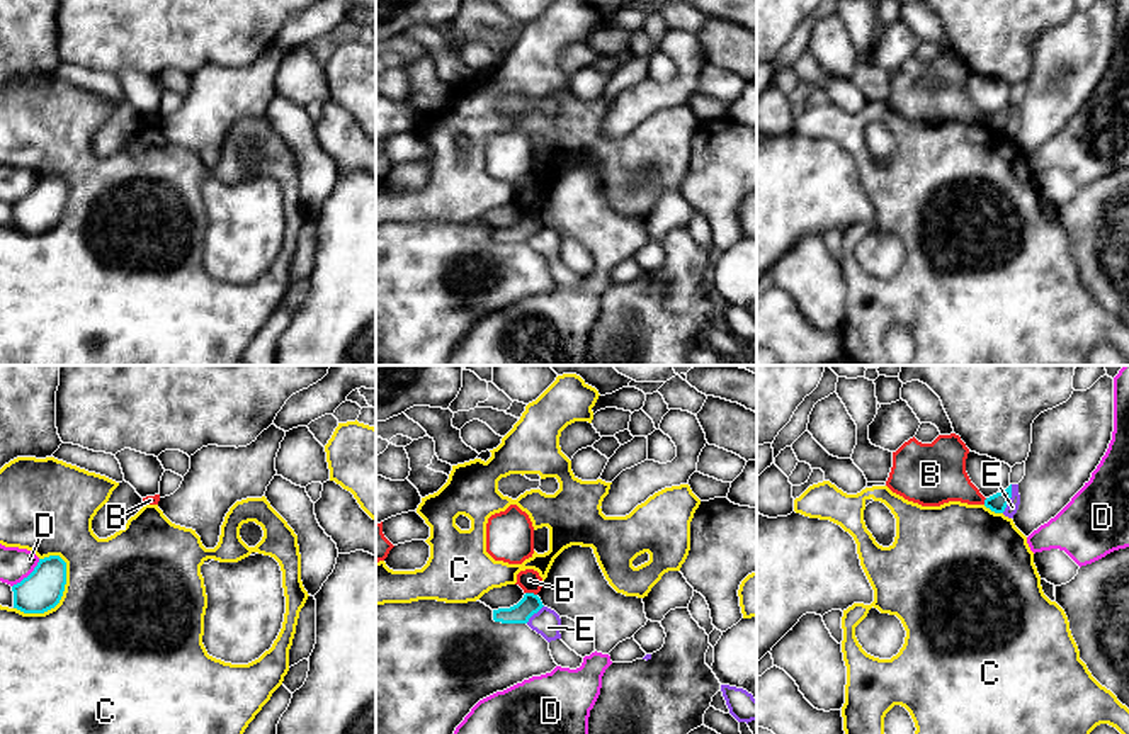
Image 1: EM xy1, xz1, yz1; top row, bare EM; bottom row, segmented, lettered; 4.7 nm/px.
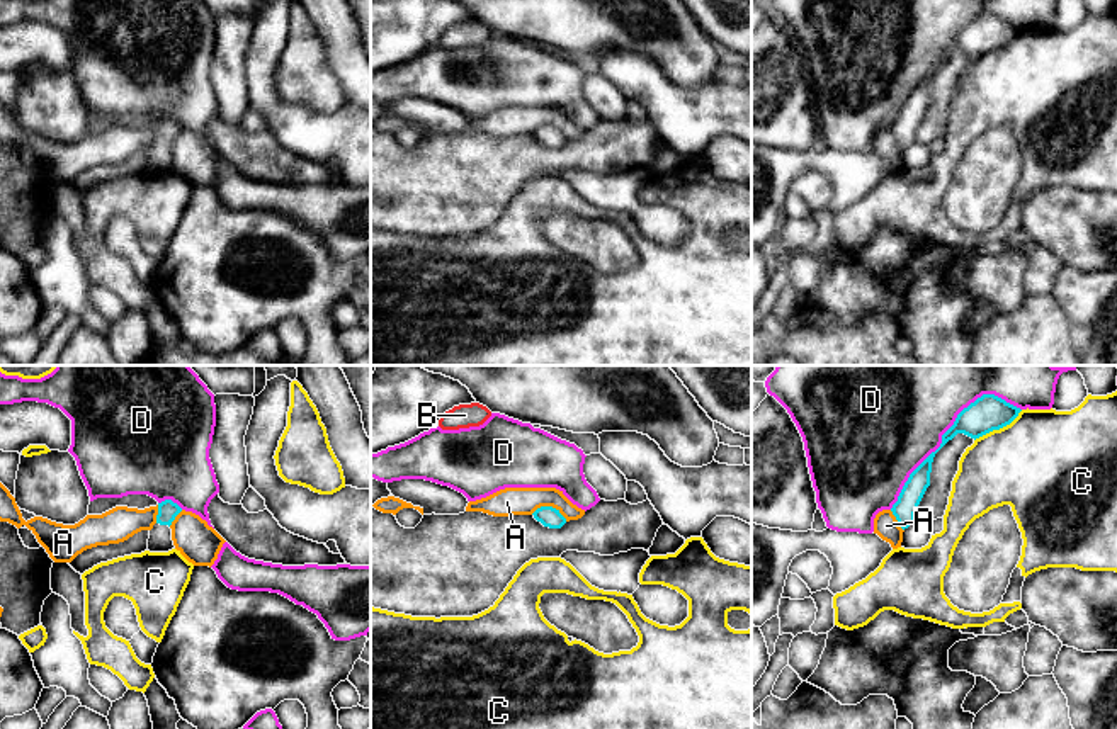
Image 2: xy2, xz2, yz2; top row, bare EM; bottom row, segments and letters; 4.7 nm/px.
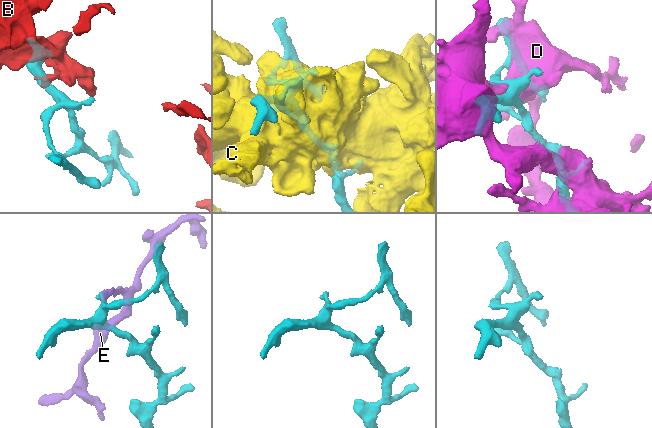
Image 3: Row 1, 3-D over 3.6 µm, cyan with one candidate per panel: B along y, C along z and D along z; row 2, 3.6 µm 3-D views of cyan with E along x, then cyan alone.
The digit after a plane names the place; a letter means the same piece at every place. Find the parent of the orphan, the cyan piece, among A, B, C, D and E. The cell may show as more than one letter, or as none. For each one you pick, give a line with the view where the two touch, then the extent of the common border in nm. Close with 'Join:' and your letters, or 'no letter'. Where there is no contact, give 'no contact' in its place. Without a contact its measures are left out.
Join: no letter

